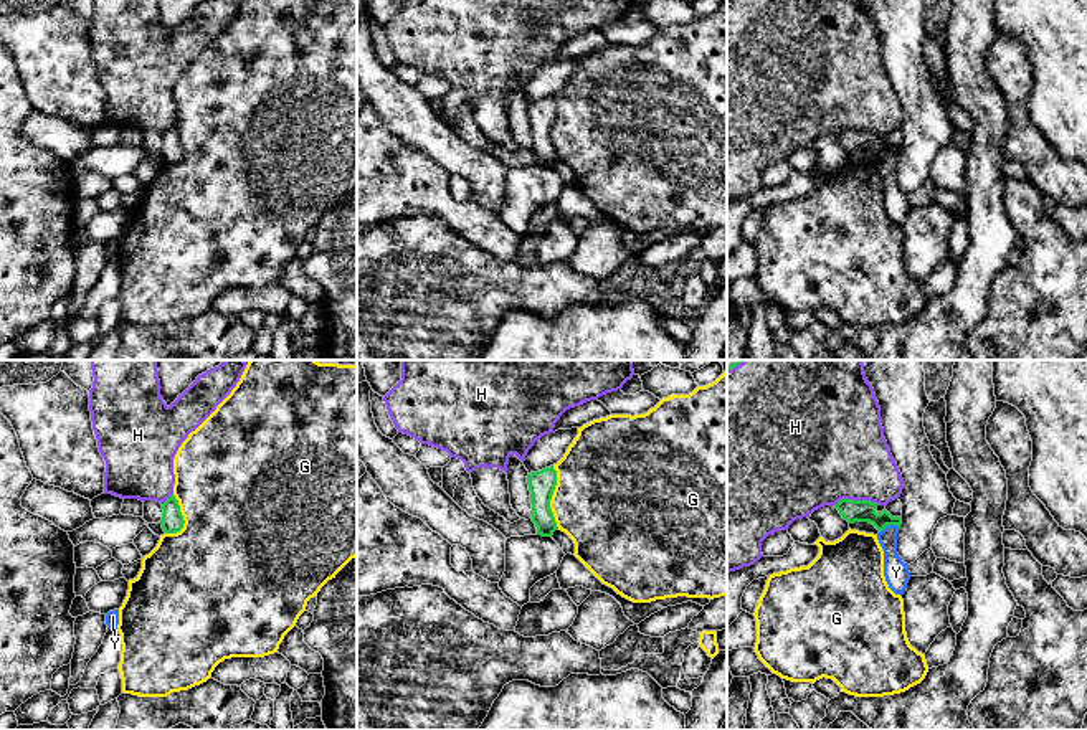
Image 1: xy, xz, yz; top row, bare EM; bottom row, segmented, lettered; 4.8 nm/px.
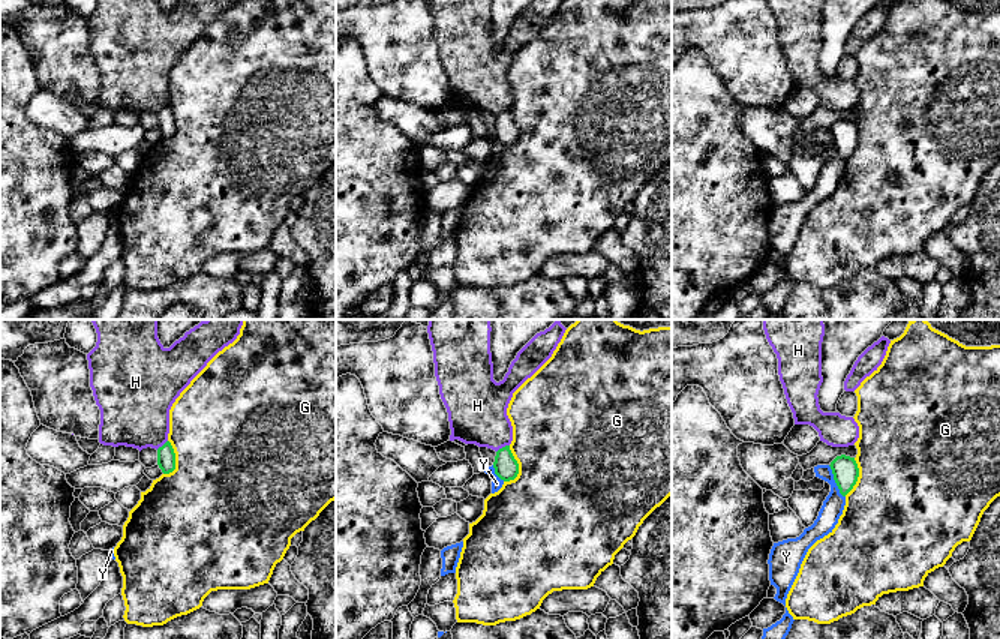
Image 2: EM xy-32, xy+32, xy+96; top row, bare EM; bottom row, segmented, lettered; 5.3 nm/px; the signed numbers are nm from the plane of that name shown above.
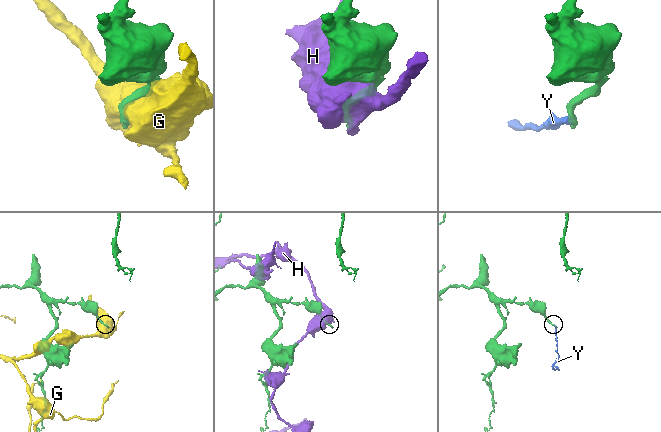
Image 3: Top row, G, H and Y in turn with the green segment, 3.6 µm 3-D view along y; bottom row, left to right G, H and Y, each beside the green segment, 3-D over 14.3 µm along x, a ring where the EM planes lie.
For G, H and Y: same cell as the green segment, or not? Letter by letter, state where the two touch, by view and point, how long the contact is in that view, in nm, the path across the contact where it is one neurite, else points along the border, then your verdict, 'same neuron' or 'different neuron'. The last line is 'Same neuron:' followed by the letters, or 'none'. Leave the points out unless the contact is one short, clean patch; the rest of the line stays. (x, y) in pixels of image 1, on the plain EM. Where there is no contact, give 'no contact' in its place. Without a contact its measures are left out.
G: contact xz (550, 127); length 320 nm; different neuron
H: contact yz (856, 131); length 220 nm; different neuron
Y: contact yz (889, 154); length 110 nm; border yz (899, 157), (887, 156), (879, 162); different neuron
Same neuron: none

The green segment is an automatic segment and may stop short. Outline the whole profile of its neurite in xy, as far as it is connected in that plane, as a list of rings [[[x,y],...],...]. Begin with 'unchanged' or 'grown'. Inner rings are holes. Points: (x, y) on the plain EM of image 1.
unchanged; [[[172,124],[164,134],[162,134],[162,159],[165,164],[177,164],[183,159],[183,145],[180,142],[178,130]]]

